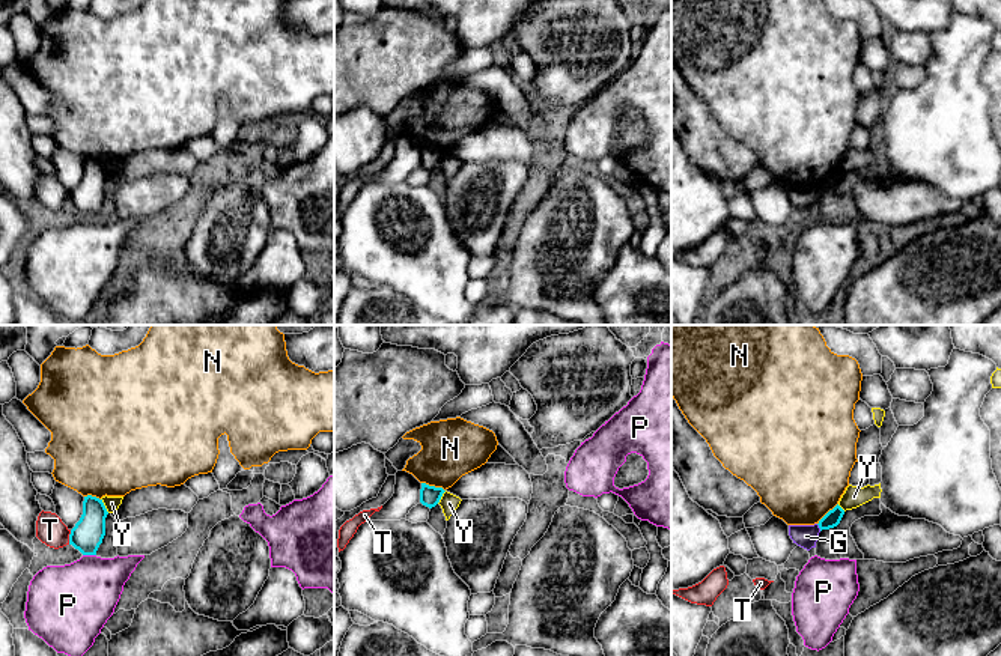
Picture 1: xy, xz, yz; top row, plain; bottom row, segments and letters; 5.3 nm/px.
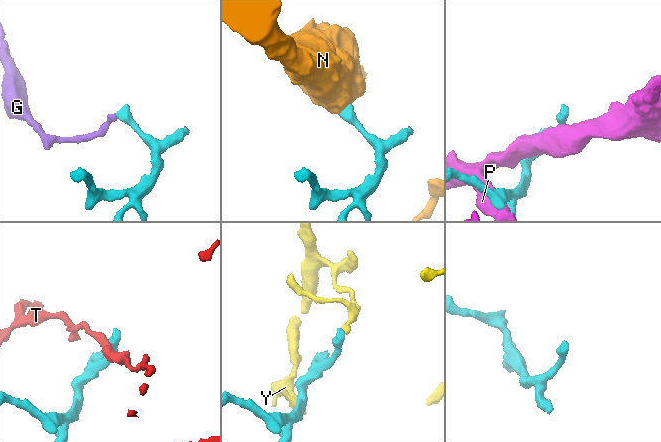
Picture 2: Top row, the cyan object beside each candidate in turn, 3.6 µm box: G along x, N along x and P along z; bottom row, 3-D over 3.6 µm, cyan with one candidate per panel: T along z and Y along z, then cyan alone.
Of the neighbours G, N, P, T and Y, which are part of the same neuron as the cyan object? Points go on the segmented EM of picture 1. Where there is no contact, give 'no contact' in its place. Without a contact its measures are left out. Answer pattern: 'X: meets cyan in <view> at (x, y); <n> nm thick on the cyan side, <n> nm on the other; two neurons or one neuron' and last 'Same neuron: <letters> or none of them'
G: meets cyan in yz at (819, 527); 90 nm thick on the cyan side, 130 nm on the other; two neurons
N: meets cyan in xz at (434, 486); 110 nm thick on the cyan side, 320 nm on the other; two neurons
P: meets cyan in xy at (89, 554); 170 nm thick on the cyan side, 400 nm on the other; two neurons
T: meets cyan in xy at (69, 537); 170 nm thick on the cyan side, 160 nm on the other; two neurons
Y: meets cyan in xy at (104, 506); 170 nm thick on the cyan side, 80 nm on the other; two neurons
Same neuron: none of them

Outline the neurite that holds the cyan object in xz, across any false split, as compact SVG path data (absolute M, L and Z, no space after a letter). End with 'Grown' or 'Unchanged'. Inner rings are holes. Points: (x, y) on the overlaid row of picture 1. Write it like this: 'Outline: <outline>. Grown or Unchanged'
Outline: M421 483L421 489L420 489L420 503L429 509L435 507L443 494L446 490L443 487L435 487L435 486L429 486L426 483Z. Unchanged

